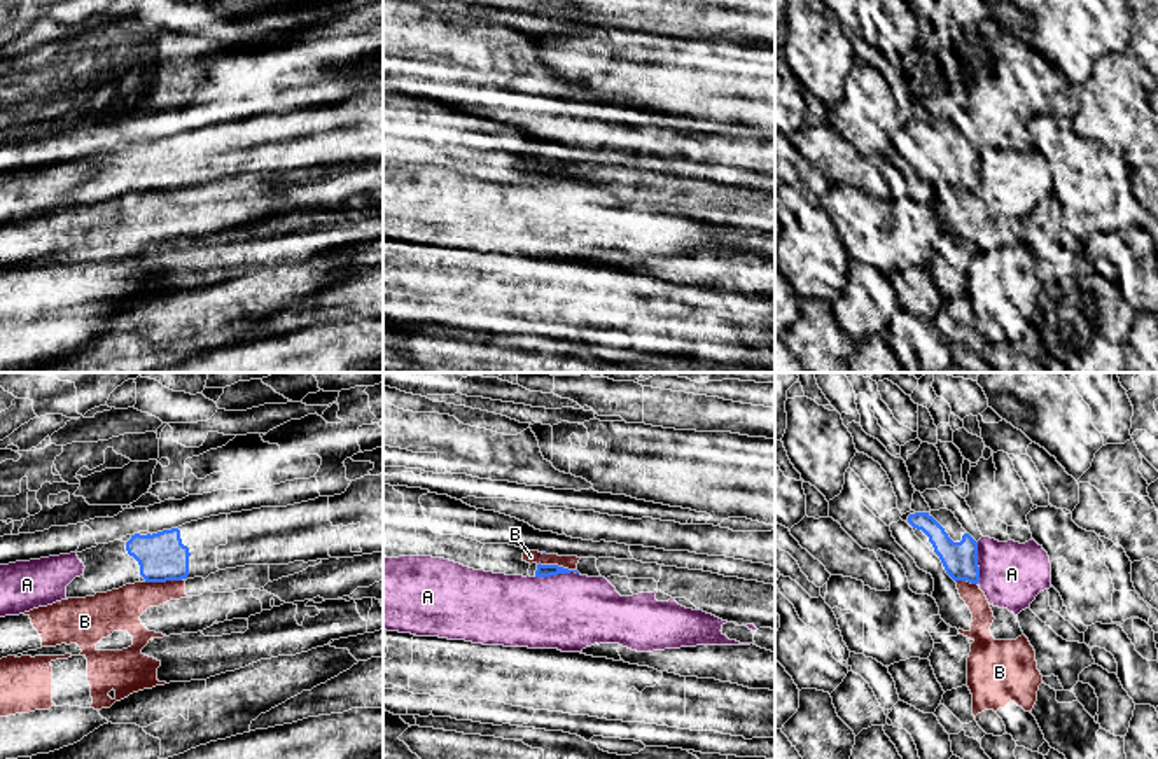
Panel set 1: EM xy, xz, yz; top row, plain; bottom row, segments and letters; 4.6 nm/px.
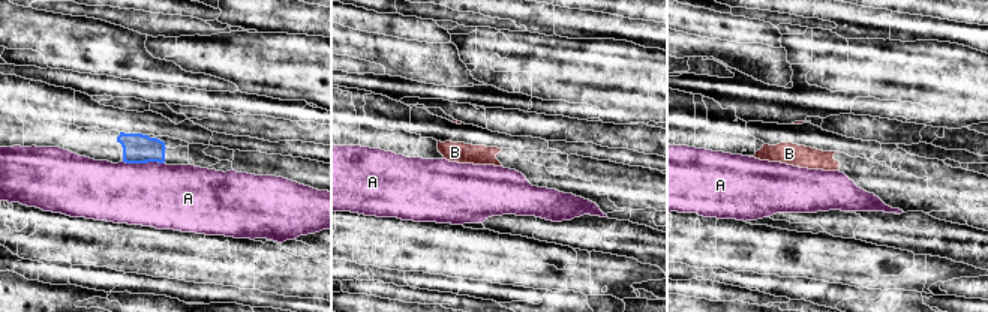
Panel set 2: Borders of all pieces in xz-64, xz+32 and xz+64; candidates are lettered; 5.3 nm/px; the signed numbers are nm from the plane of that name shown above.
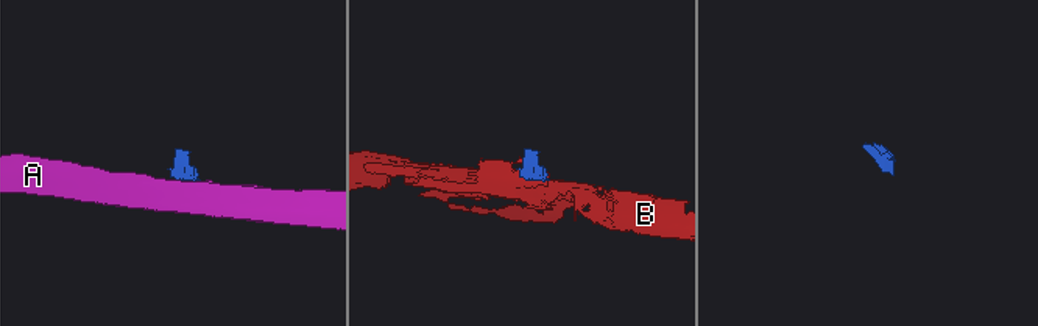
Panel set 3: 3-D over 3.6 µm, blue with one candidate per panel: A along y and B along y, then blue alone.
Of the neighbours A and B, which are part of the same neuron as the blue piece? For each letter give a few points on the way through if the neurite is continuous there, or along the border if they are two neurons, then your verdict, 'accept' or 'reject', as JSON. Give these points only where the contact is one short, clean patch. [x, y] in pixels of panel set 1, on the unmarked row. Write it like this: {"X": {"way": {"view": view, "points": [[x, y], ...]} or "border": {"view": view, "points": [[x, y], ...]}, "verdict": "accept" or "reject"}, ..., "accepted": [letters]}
{"A": {"border": {"view": "xz", "points": [[578, 181], [534, 184]]}, "verdict": "reject"}, "B": {"border": {"view": "xz", "points": [[537, 172], [557, 172], [576, 179]]}, "verdict": "reject"}, "accepted": []}

